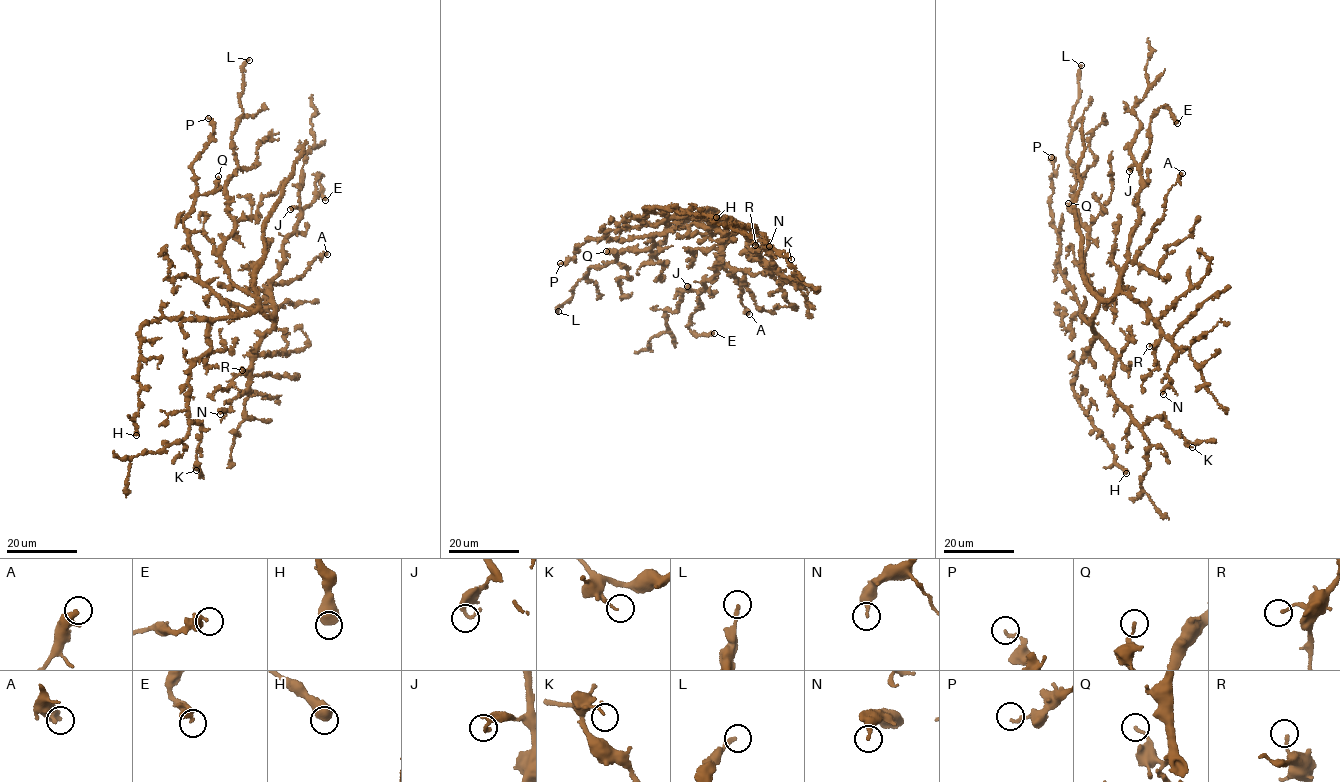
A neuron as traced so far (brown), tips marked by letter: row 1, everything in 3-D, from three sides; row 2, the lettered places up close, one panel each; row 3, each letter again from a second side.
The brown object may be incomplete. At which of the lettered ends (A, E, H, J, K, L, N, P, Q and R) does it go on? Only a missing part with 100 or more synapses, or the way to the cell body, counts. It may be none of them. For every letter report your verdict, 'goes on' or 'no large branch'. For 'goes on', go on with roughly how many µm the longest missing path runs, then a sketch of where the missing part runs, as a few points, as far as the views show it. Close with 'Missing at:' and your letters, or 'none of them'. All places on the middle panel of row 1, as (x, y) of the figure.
A: no large branch
E: no large branch
H: no large branch
J: no large branch
K: no large branch
L: no large branch
N: no large branch
P: no large branch
Q: no large branch
R: no large branch
Missing at: none of them

